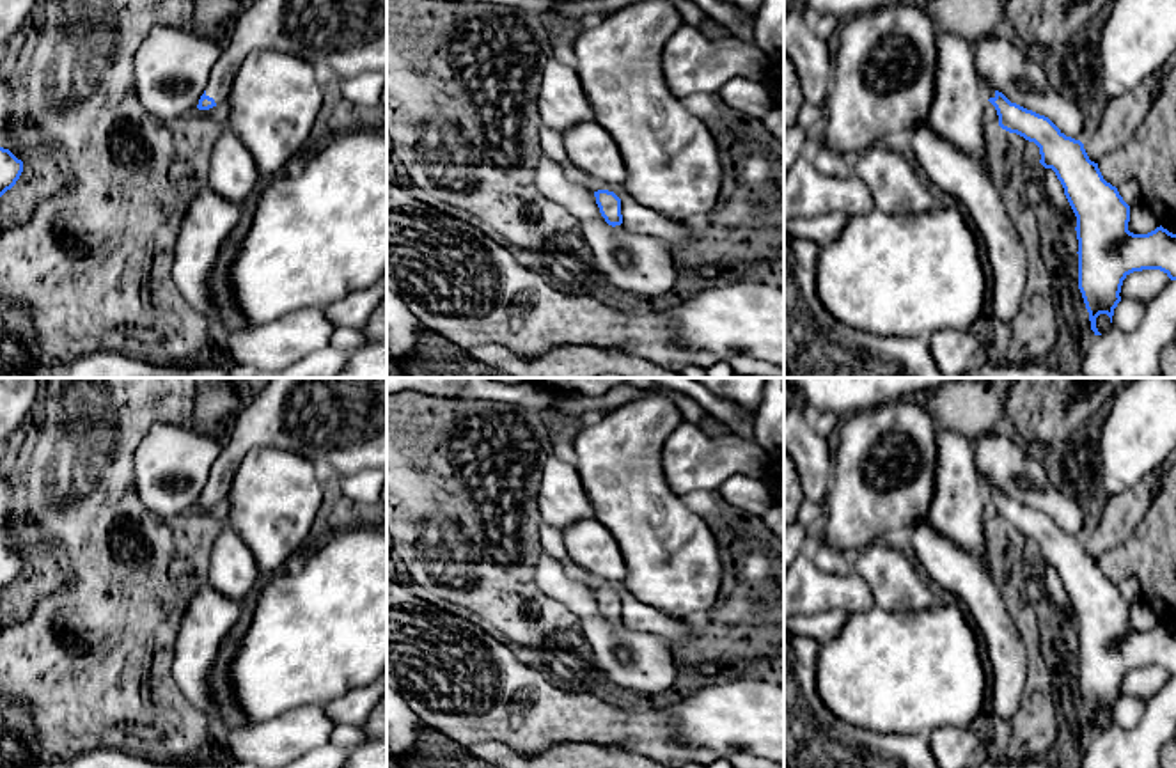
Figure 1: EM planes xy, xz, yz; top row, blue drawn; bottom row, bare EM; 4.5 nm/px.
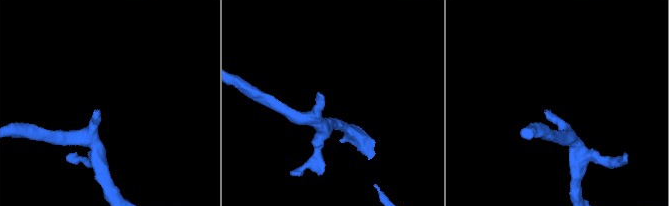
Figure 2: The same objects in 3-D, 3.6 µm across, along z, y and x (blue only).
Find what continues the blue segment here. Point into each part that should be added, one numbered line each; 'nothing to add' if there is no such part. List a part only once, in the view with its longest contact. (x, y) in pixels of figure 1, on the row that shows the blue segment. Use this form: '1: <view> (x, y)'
1: xy (343, 38)

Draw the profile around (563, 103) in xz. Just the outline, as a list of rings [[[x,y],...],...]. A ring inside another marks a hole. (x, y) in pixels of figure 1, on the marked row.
[[[557,55],[543,69],[537,106],[541,122],[561,135],[576,124],[594,121],[576,69],[562,64]]]

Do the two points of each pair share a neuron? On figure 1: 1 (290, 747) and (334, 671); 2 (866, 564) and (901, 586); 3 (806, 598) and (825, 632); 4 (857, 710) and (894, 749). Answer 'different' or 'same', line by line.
1: different
2: same
3: different
4: different

